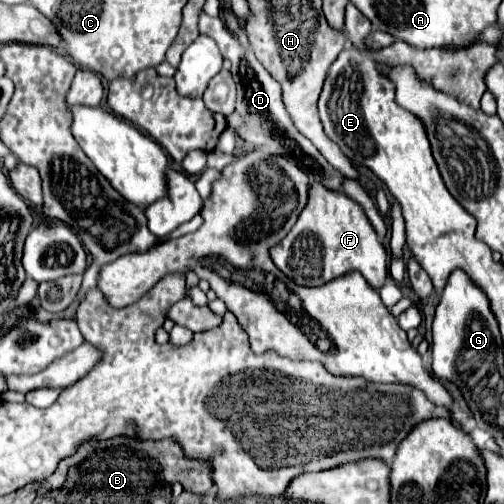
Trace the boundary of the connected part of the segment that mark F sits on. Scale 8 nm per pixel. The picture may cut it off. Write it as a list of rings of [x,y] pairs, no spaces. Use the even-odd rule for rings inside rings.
[[[311,183],[309,203],[301,211],[291,231],[271,247],[273,263],[297,285],[319,287],[349,271],[359,271],[373,289],[379,289],[387,279],[387,253],[377,239],[375,229],[365,217],[359,203],[343,195],[341,191],[323,189],[319,183]]]

